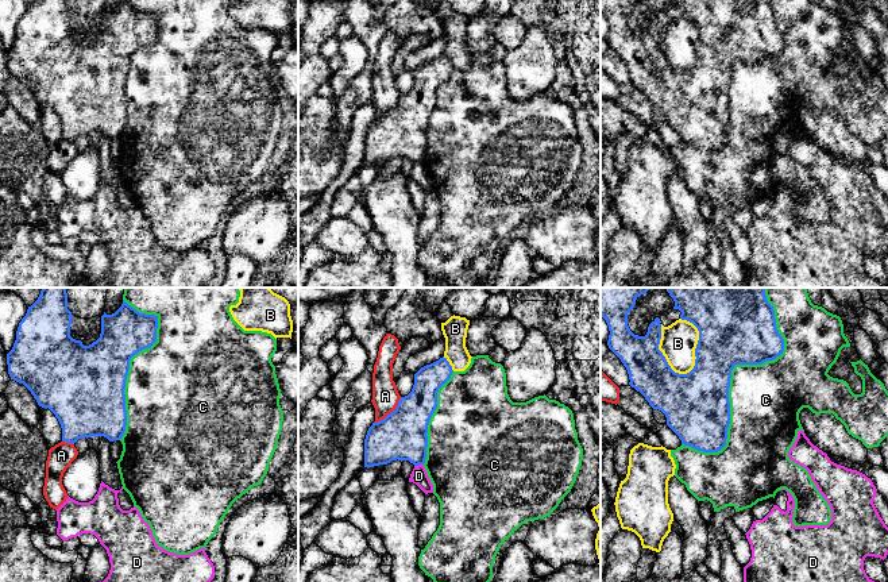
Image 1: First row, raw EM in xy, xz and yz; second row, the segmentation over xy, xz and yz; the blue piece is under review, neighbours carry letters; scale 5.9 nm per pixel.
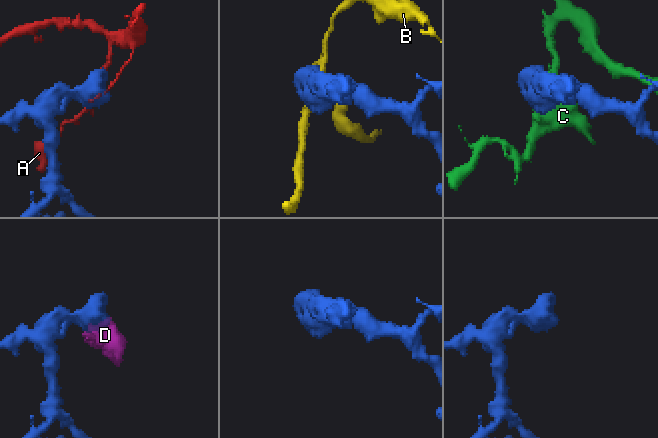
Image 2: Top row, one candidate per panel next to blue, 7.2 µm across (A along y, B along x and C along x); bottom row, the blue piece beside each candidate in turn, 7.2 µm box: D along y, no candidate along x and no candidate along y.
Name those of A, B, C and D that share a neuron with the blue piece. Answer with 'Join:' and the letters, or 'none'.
Join: none

